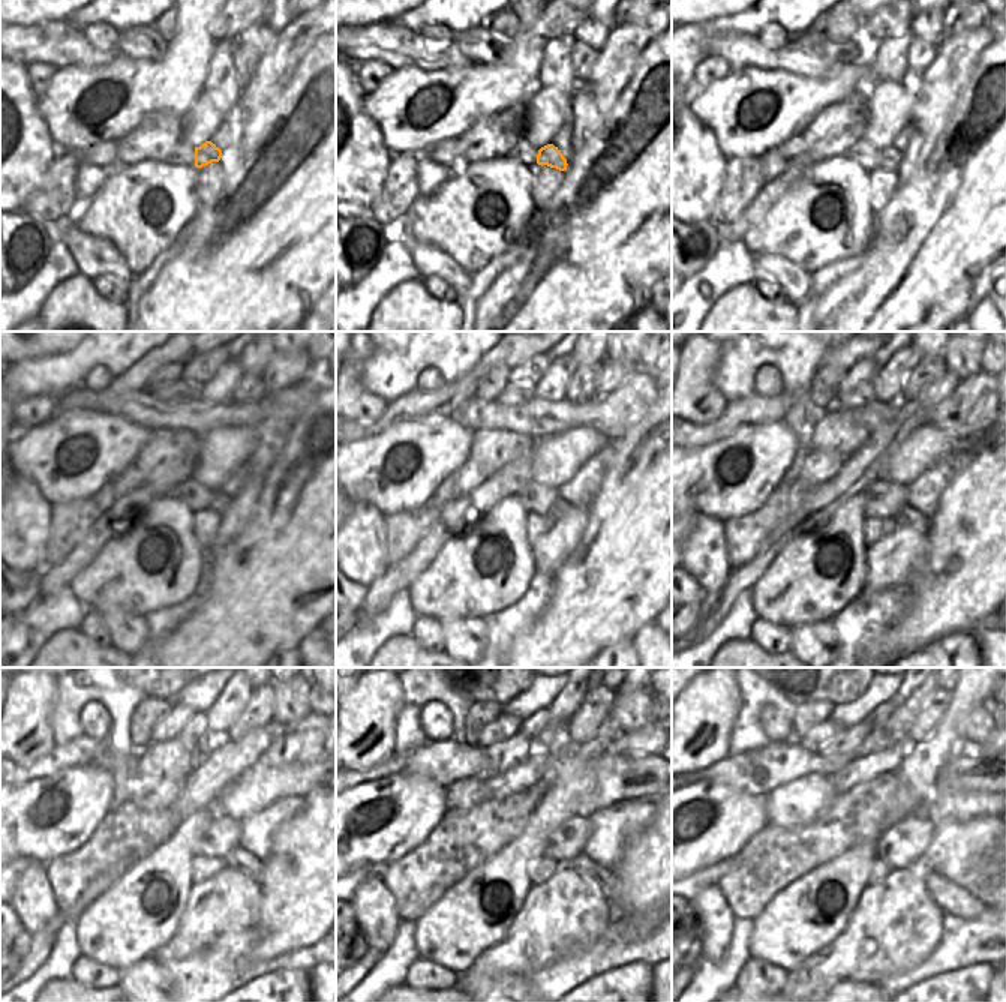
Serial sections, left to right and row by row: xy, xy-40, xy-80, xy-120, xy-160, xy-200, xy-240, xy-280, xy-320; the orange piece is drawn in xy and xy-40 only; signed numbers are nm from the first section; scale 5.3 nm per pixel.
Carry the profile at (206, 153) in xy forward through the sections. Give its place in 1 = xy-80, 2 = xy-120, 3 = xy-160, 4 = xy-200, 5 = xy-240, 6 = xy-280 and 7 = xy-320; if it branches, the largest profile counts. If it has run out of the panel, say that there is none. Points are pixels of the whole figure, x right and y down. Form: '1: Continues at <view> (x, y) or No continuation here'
1: Continues at xy-80 (889, 159)
2: Continues at xy-120 (219, 501)
3: Continues at xy-160 (559, 507)
4: Continues at xy-200 (907, 518)
5: Continues at xy-240 (239, 858)
6: Continues at xy-280 (606, 881)
7: Continues at xy-320 (955, 902)

